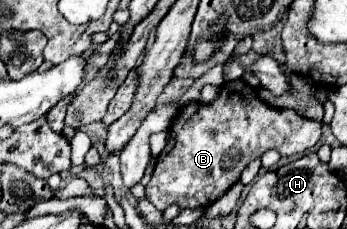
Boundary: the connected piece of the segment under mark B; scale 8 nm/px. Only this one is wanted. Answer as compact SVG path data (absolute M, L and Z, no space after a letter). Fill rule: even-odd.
M232 80L222 84L212 102L182 106L168 132L168 144L156 160L152 180L146 184L146 198L158 210L166 210L168 204L178 204L180 208L212 204L266 150L274 148L284 158L308 152L320 140L320 122L308 120L296 110L274 108L254 96L254 90L244 80Z

